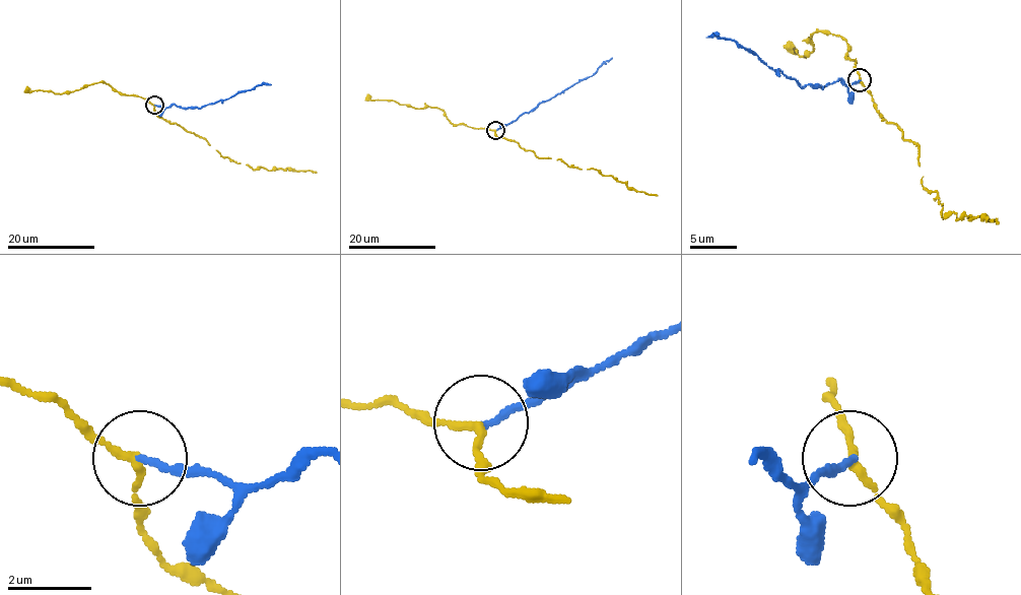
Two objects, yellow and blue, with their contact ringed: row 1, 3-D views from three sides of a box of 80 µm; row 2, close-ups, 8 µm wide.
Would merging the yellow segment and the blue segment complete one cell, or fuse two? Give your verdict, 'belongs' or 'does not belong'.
does not belong

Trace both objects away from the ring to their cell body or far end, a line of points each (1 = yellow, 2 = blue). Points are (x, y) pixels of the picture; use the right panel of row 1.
1: (860, 79), (883, 119), (917, 147), (923, 184), (936, 193), (943, 216), (952, 212), (957, 218), (999, 223)
2: (860, 79), (851, 86), (841, 79), (802, 86), (748, 50), (719, 36), (706, 38)

